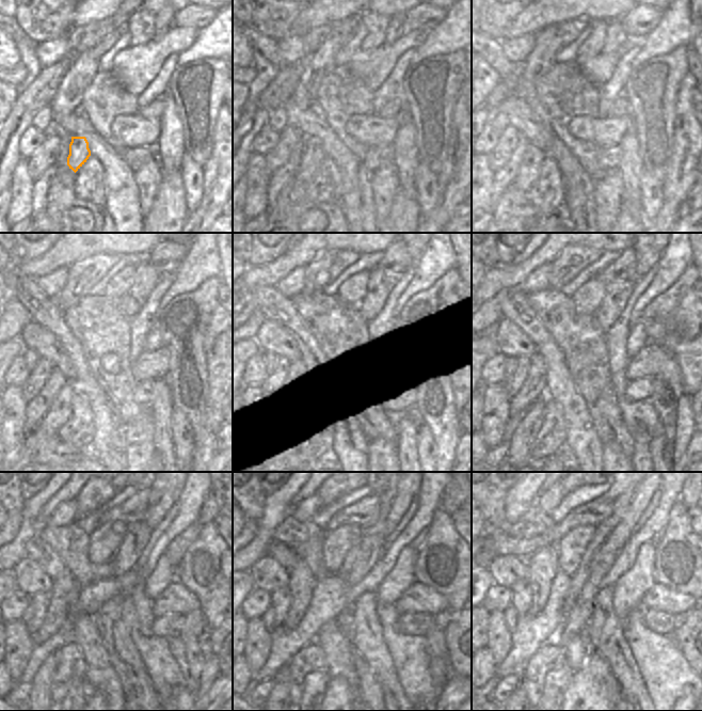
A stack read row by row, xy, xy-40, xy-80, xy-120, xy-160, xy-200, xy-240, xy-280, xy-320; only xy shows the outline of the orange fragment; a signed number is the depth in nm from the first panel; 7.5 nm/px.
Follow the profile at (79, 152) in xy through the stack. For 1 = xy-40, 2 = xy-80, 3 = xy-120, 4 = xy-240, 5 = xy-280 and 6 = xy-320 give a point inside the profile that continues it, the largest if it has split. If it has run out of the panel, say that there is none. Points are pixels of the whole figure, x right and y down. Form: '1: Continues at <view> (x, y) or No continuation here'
1: Continues at xy-40 (314, 154)
2: Continues at xy-80 (541, 167)
3: Continues at xy-120 (60, 411)
4: Continues at xy-240 (41, 684)
5: Continues at xy-280 (281, 689)
6: Continues at xy-320 (519, 689)

